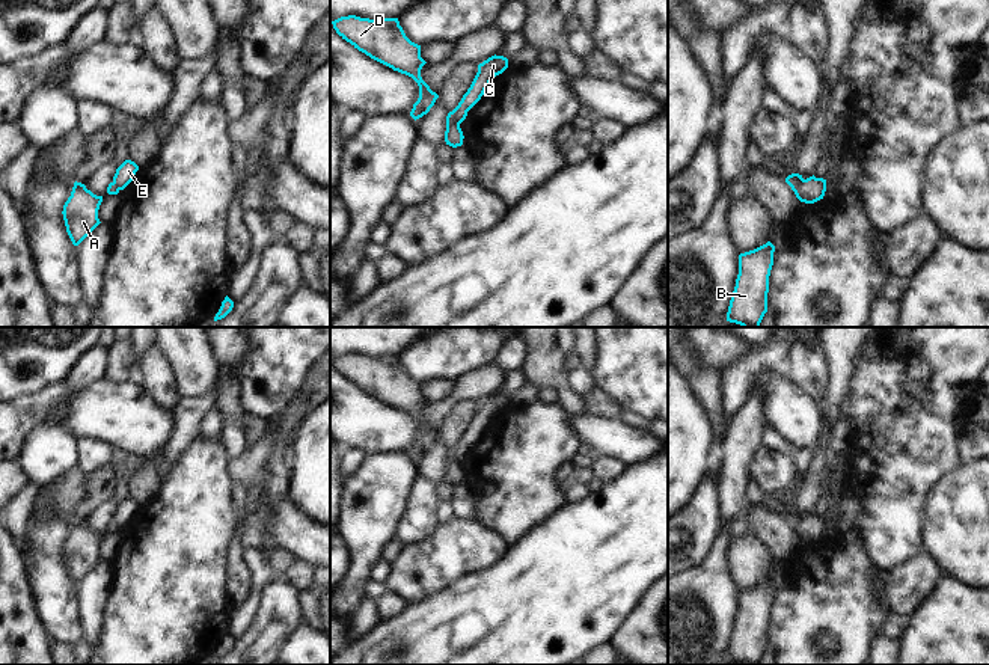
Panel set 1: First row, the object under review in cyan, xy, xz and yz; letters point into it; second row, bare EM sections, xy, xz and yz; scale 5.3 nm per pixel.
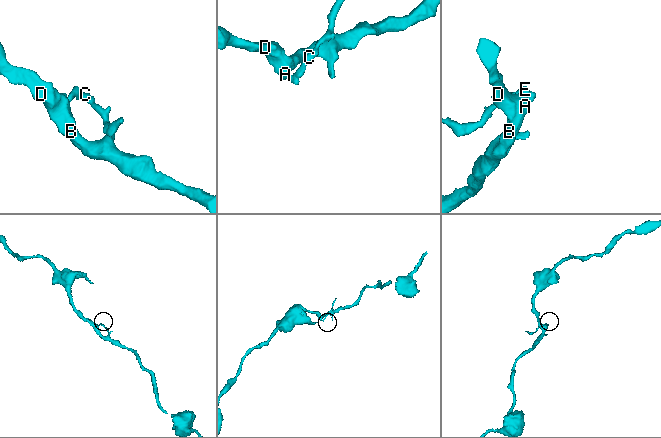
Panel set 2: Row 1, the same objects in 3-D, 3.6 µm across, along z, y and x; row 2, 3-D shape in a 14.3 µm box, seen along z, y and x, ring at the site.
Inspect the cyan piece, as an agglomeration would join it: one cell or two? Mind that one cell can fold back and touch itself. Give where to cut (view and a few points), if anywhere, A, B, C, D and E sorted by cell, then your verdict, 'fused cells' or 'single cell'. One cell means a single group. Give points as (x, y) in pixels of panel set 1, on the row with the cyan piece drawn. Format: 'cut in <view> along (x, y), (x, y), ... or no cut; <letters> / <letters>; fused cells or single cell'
cut in xz along (451, 112), (459, 125); A B D / C E; fused cells

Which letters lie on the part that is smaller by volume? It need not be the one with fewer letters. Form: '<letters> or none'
C, E

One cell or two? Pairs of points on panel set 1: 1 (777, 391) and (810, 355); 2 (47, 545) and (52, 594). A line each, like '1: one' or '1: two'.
1: two
2: one

